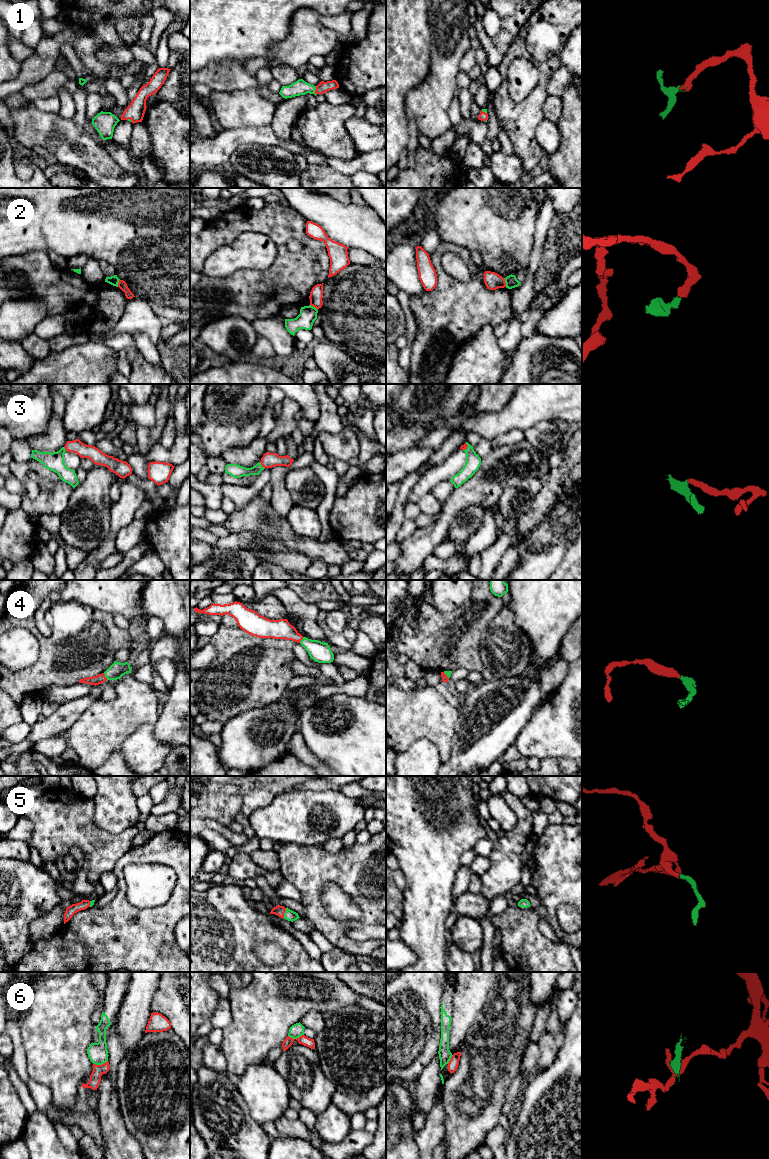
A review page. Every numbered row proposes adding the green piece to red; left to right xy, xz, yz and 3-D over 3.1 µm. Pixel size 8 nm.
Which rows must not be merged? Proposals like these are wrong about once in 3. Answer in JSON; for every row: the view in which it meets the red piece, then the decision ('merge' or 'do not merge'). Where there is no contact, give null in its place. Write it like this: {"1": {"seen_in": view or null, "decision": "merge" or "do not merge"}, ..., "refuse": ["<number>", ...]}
{"1": {"seen_in": "xz", "decision": "merge"}, "2": {"seen_in": "yz", "decision": "do not merge"}, "3": {"seen_in": "xz", "decision": "merge"}, "4": {"seen_in": "xy", "decision": "merge"}, "5": {"seen_in": "xz", "decision": "merge"}, "6": {"seen_in": "xy", "decision": "do not merge"}, "refuse": ["2", "6"]}

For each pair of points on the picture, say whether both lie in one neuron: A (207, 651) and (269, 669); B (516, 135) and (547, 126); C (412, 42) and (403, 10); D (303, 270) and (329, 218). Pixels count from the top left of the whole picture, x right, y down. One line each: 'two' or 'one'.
A: two
B: two
C: one
D: two

